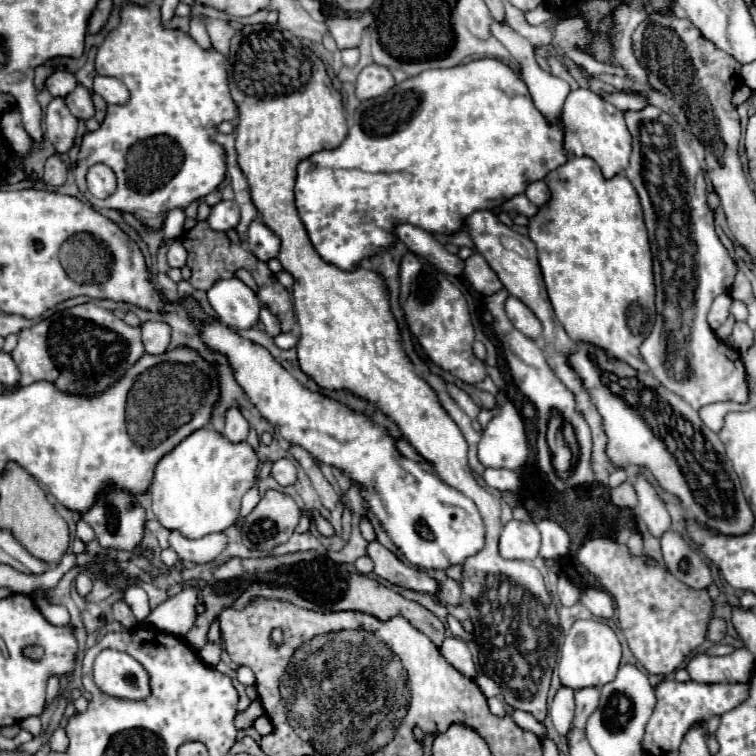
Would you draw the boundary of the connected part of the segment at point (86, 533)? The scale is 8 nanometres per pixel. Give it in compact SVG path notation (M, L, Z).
M80 520L76 526L76 538L80 538L84 544L88 544L90 540L94 540L94 530L84 520Z

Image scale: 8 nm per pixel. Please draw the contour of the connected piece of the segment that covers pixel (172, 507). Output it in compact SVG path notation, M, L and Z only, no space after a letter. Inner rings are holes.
M202 428L158 462L150 486L152 510L164 528L178 530L186 538L224 532L236 522L240 500L256 482L256 470L258 456L246 442L230 444L212 428Z

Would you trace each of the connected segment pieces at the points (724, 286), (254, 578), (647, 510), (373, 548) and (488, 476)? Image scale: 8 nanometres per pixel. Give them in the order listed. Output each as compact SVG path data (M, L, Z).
M646 106L638 112L624 112L626 126L632 134L632 154L630 166L626 168L626 178L636 188L642 208L644 222L648 228L650 248L654 256L654 274L656 274L656 310L658 318L650 336L640 346L640 354L646 360L652 376L670 392L684 398L694 410L700 410L706 404L730 400L738 404L748 402L748 384L744 362L732 346L718 340L714 330L706 322L706 314L716 296L730 292L736 262L730 258L728 250L714 232L714 216L706 204L706 182L702 166L690 146L690 138L684 134L680 124L664 110L656 106Z
M312 550L308 552L294 552L294 554L284 554L284 556L262 556L262 558L232 558L226 564L222 564L220 568L214 570L212 574L212 582L206 584L202 588L202 604L204 604L204 612L198 614L196 626L192 626L192 630L186 634L188 644L194 650L200 650L206 646L206 634L208 628L212 624L214 618L218 618L218 614L232 606L242 590L246 590L246 586L250 586L252 582L258 584L266 584L270 588L278 588L278 586L286 586L286 588L294 588L302 598L314 602L318 608L322 608L322 598L326 598L326 612L336 612L336 610L358 610L358 612L366 612L372 616L378 616L380 620L388 620L392 616L404 616L414 628L418 628L422 634L426 634L436 646L442 644L444 636L444 624L424 606L420 606L418 602L410 602L404 596L400 596L398 592L394 592L392 588L364 576L364 574L356 574L356 572L346 572L344 566L332 562L328 556L316 554Z
M636 474L632 486L638 496L638 506L634 510L636 516L642 518L652 536L660 538L666 530L670 530L670 514L664 500L658 496L656 488L646 480L644 474Z
M378 540L368 544L368 556L374 562L374 572L388 580L390 584L396 584L406 590L414 590L420 594L436 594L440 590L440 582L428 576L424 570L406 566L400 562L390 550L386 550Z
M486 468L482 474L484 482L490 488L498 488L498 490L510 490L510 492L518 492L522 482L520 476L512 470L496 470L496 468Z

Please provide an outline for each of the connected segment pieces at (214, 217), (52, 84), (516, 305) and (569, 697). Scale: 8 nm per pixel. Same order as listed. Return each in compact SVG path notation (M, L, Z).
M222 200L216 206L212 206L210 218L208 218L210 228L226 232L230 228L236 228L238 222L240 222L240 210L234 200Z
M56 70L52 76L46 78L44 86L52 96L64 98L68 92L72 92L76 88L76 76L72 72L66 72L66 70Z
M508 296L506 300L506 314L510 318L510 322L528 338L538 340L542 336L542 324L538 324L538 318L530 312L530 308L526 308L518 298Z
M570 688L558 690L550 706L550 718L558 732L570 730L570 722L574 718L574 692L570 692Z

